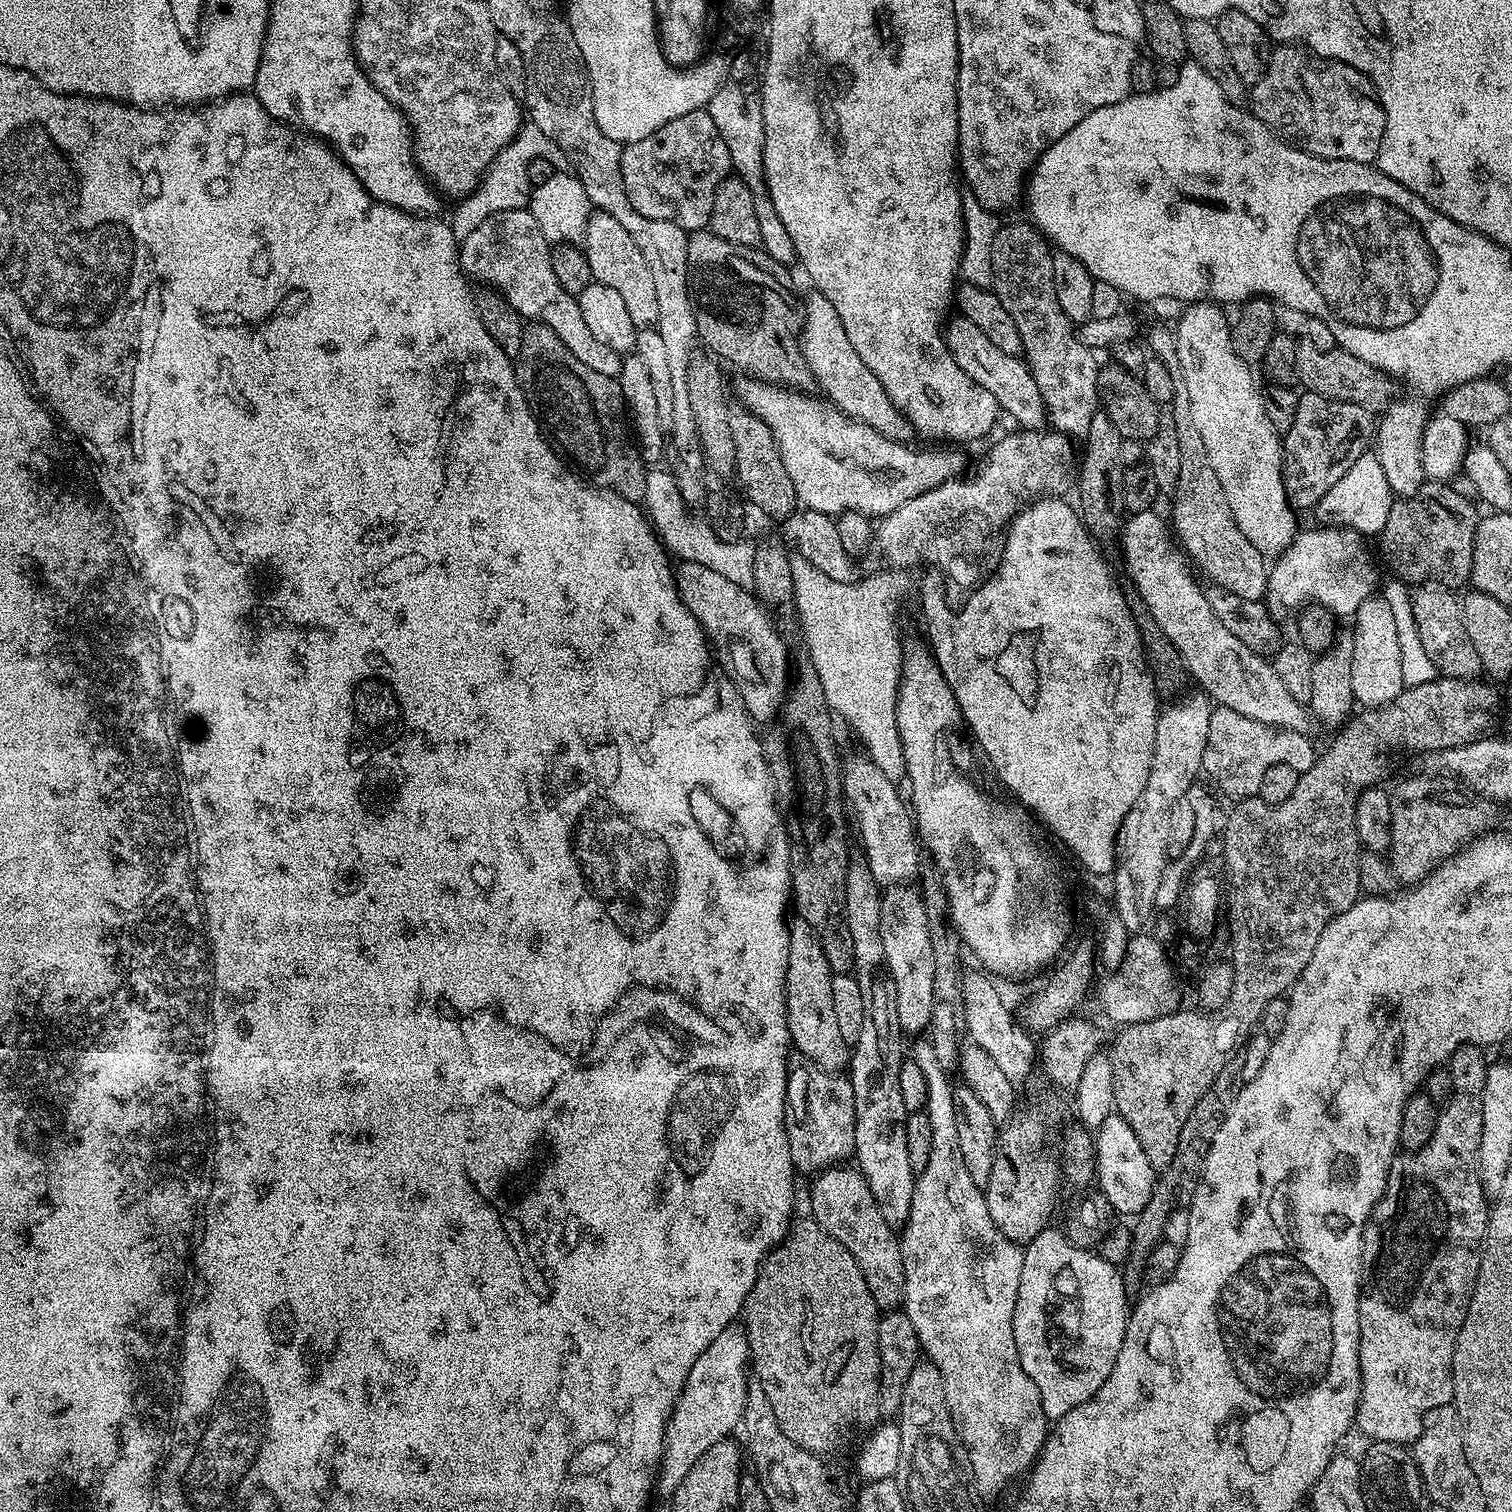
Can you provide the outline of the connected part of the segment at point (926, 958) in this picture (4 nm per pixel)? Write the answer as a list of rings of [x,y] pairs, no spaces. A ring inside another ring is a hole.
[[[897,884],[881,895],[880,913],[884,963],[896,990],[896,1020],[901,1033],[923,1033],[931,1025],[934,1006],[934,946],[930,942],[924,898],[915,887]]]

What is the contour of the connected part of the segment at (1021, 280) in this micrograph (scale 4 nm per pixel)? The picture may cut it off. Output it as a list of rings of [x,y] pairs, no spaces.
[[[1005,223],[998,230],[994,246],[990,250],[990,258],[994,261],[991,291],[996,293],[1002,306],[1010,310],[1010,318],[1014,318],[1018,326],[1024,343],[1023,357],[1028,369],[1034,374],[1034,382],[1038,382],[1038,390],[1042,390],[1042,402],[1048,407],[1048,424],[1069,438],[1083,438],[1090,430],[1090,418],[1094,418],[1094,414],[1101,407],[1098,386],[1101,365],[1096,364],[1097,353],[1093,349],[1074,342],[1074,325],[1066,318],[1062,306],[1058,306],[1052,253],[1049,241],[1035,224]]]

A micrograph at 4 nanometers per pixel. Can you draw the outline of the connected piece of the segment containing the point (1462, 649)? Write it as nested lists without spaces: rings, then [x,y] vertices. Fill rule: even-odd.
[[[1421,584],[1411,589],[1412,610],[1414,612],[1414,622],[1418,626],[1418,638],[1422,638],[1422,646],[1426,654],[1430,654],[1430,662],[1434,662],[1437,673],[1441,677],[1448,676],[1448,668],[1468,668],[1468,672],[1460,670],[1460,680],[1462,674],[1470,674],[1474,678],[1474,670],[1482,670],[1478,650],[1470,643],[1470,634],[1466,634],[1466,626],[1462,626],[1462,610],[1457,593],[1450,588],[1443,588],[1441,584]]]

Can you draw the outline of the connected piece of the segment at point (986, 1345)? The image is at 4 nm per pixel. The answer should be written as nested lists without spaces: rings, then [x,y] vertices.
[[[920,1039],[913,1048],[910,1048],[910,1059],[916,1063],[918,1070],[922,1070],[922,1078],[926,1078],[926,1098],[928,1099],[926,1111],[934,1134],[930,1138],[930,1162],[926,1162],[926,1170],[922,1170],[916,1177],[914,1198],[910,1202],[910,1218],[905,1222],[898,1236],[902,1250],[902,1270],[906,1274],[902,1311],[908,1315],[910,1322],[914,1322],[914,1330],[920,1339],[923,1353],[926,1356],[928,1354],[927,1359],[934,1366],[938,1366],[942,1374],[948,1409],[959,1427],[960,1440],[968,1452],[976,1491],[981,1497],[989,1498],[988,1496],[998,1495],[1015,1476],[1023,1471],[1025,1473],[1035,1463],[1050,1431],[1049,1418],[1042,1410],[1042,1398],[1038,1398],[1038,1386],[1034,1386],[1034,1382],[1030,1382],[1030,1374],[1022,1370],[1022,1362],[1018,1358],[1018,1346],[1014,1346],[1014,1306],[1018,1302],[1018,1282],[1022,1282],[1024,1248],[1010,1238],[1006,1238],[1002,1230],[994,1226],[994,1218],[990,1218],[990,1210],[986,1206],[986,1198],[982,1189],[974,1186],[974,1178],[970,1178],[970,1174],[966,1171],[966,1162],[962,1162],[962,1150],[958,1147],[958,1118],[956,1117],[956,1103],[952,1101],[953,1081],[948,1081],[951,1080],[949,1073],[944,1072],[942,1066],[938,1066],[938,1058],[934,1054],[931,1043],[927,1039]]]

